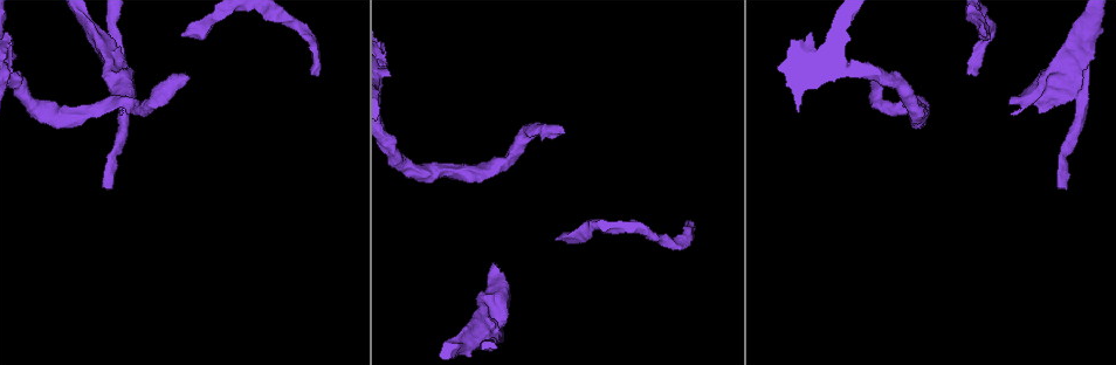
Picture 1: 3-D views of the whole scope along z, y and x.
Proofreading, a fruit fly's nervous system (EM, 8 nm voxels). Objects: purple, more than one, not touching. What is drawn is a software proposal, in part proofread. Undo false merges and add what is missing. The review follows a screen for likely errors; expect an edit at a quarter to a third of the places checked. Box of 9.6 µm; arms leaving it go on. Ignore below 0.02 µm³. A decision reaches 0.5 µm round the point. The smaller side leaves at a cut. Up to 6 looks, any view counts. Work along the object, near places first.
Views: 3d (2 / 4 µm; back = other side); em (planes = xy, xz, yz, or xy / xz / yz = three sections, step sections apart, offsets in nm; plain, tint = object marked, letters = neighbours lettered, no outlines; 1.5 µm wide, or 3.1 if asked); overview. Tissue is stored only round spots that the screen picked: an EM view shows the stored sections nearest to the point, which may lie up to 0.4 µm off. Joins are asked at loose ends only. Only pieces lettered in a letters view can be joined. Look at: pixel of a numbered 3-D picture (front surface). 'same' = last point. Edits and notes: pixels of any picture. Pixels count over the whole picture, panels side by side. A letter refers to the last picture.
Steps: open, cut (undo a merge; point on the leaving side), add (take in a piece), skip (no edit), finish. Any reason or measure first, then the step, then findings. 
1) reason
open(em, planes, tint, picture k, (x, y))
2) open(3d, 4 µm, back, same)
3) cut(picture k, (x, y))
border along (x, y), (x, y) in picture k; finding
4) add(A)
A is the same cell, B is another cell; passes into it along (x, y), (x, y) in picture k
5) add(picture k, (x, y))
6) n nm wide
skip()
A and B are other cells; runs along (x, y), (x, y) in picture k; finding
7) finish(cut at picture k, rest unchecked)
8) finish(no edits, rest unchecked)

an open end
open(3d, 4 µm, picture 1, (185, 36))

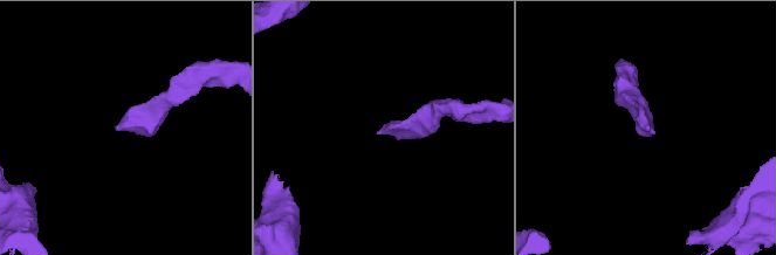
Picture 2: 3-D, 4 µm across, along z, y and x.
open(em, yz, step 8, letters, picture 2, (646, 128))

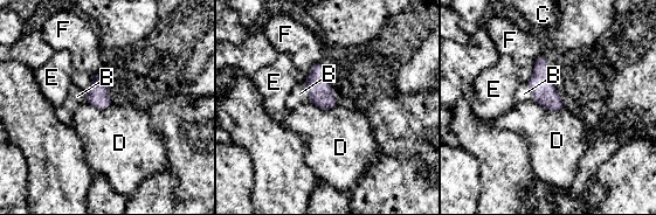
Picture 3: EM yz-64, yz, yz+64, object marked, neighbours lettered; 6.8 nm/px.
another direction
open(em, planes, letters, same)

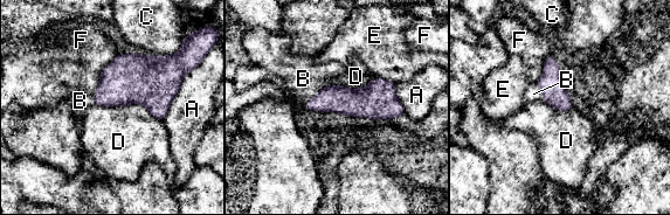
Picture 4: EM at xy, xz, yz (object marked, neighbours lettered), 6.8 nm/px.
add(B)
B is the same cell, A, C, D, E and F are other cells; passes into it along (332, 98), (317, 94), (303, 78) in picture 4; it goes on there

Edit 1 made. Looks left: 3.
open(overview)

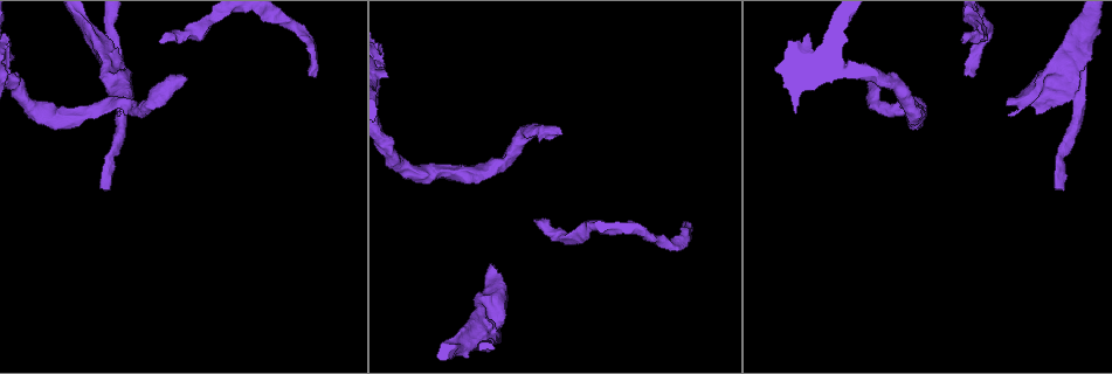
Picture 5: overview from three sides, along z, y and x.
end of a long branch
open(3d, 4 µm, back, picture 5, (974, 76))

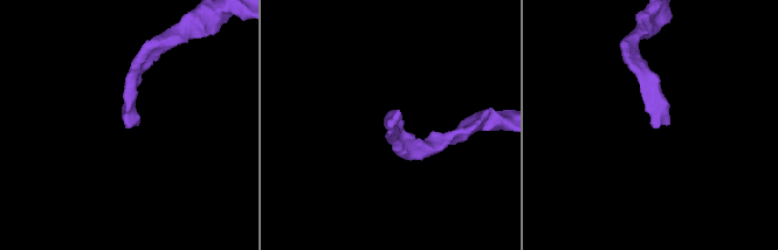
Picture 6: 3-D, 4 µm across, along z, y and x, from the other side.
open(em, planes, letters, picture 6, (659, 125))

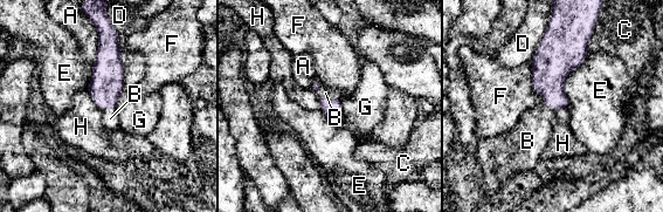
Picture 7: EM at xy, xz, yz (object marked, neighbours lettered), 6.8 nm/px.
130 nm wide
add(B)
B is the same cell, A, C, D, E, F, G and H are other cells; it goes on there

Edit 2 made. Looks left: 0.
finish(add at picture 4, add at picture 7, rest unchecked)

